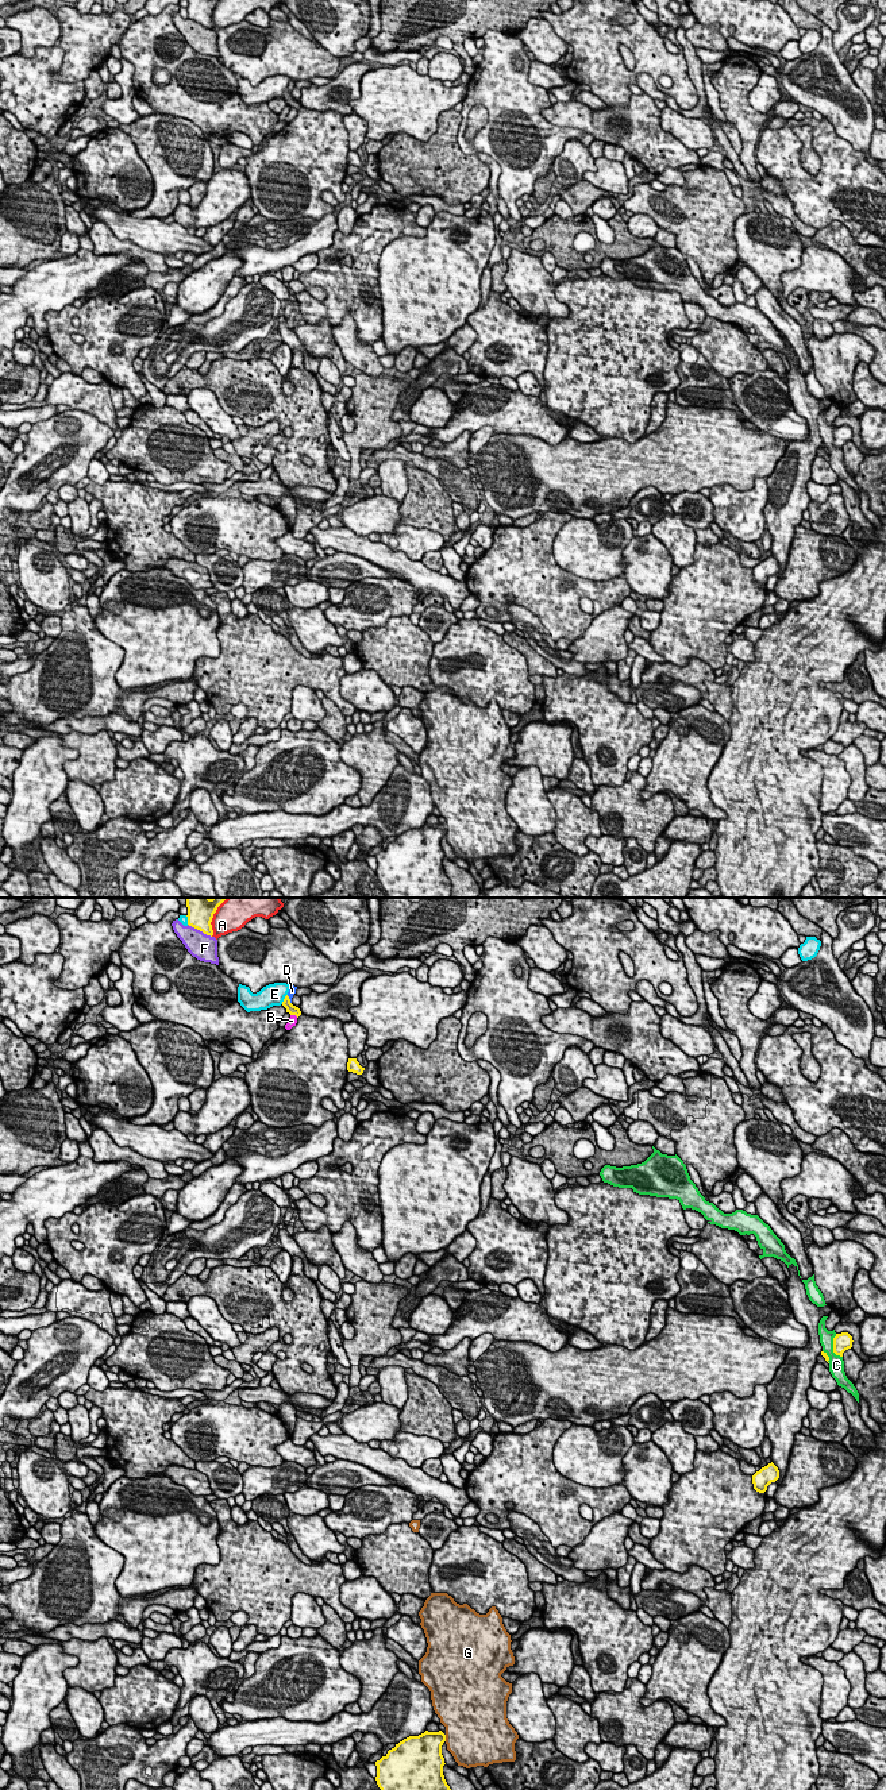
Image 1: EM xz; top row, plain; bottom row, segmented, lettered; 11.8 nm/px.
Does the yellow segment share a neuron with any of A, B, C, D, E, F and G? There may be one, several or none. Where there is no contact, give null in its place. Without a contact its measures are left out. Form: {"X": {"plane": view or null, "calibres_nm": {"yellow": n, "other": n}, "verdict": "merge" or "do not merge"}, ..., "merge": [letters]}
{"A": {"plane": "xz", "calibres_nm": {"yellow": 320, "other": 380}, "verdict": "do not merge"}, "B": {"plane": "xz", "calibres_nm": {"yellow": 120, "other": 100}, "verdict": "do not merge"}, "C": {"plane": "xz", "calibres_nm": {"yellow": 220, "other": 190}, "verdict": "do not merge"}, "D": {"plane": "xz", "calibres_nm": {"yellow": 120, "other": 90}, "verdict": "do not merge"}, "E": {"plane": "xz", "calibres_nm": {"yellow": 120, "other": 260}, "verdict": "do not merge"}, "F": {"plane": "xz", "calibres_nm": {"yellow": 320, "other": 320}, "verdict": "do not merge"}, "G": {"plane": "xz", "calibres_nm": {"yellow": 360, "other": 480}, "verdict": "do not merge"}, "merge": []}

